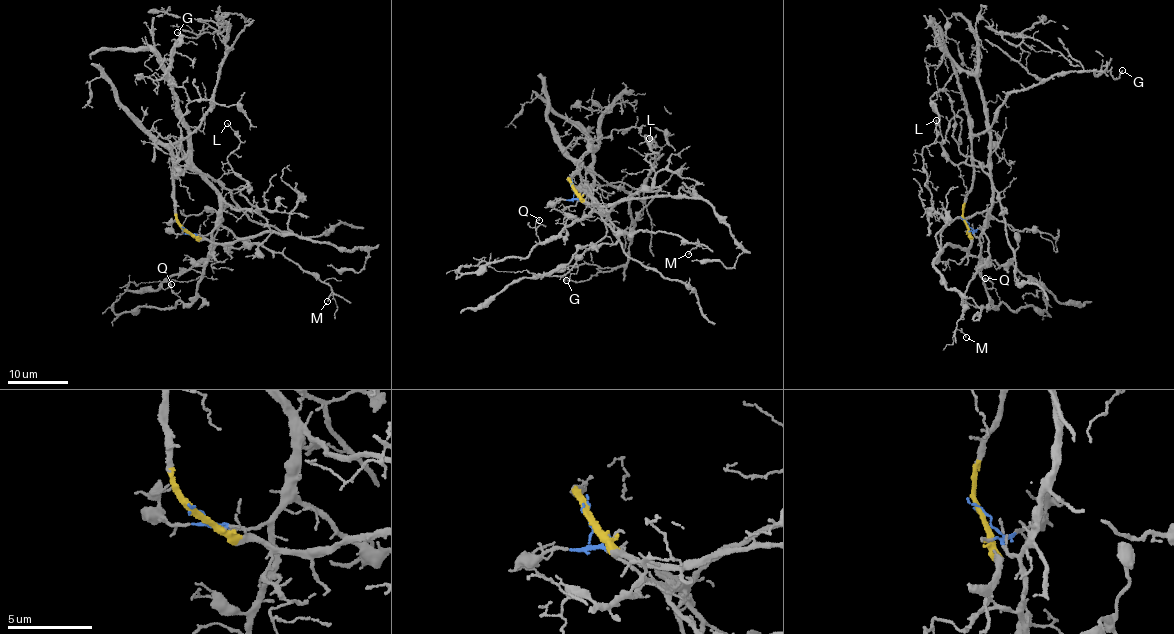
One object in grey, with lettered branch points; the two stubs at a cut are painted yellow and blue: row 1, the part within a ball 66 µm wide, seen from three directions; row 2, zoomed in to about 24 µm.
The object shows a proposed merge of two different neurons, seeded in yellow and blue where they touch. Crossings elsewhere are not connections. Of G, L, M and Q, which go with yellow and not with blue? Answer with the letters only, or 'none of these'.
G

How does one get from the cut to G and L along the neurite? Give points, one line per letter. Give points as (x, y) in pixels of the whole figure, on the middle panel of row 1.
G: (573, 187), (568, 179), (579, 163), (620, 185), (630, 197), (634, 227), (627, 261), (584, 281), (566, 280)
L: (571, 187), (598, 212), (651, 187), (650, 137)

